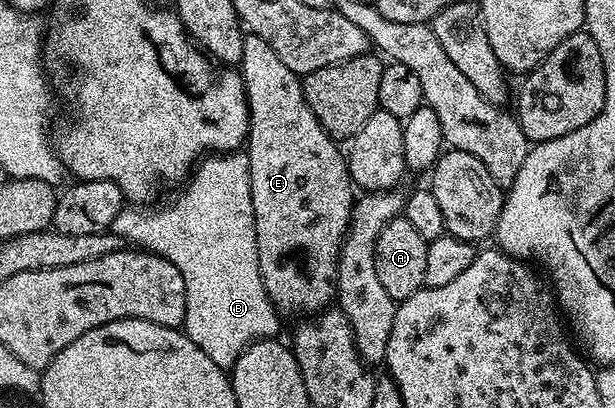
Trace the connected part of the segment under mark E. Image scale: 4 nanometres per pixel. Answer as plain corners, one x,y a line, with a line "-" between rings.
246,33
243,40
243,56
239,63
239,73
245,85
245,99
249,105
247,153
249,155
249,179
251,180
251,204
255,220
255,236
259,248
259,272
263,276
263,288
282,315
312,316
326,309
335,298
337,257
341,251
345,234
349,231
349,217
355,201
355,187
349,175
349,163
343,150
337,147
340,145
326,132
323,124
319,124
319,120
315,120
315,112
311,112
311,108
303,96
302,79
295,72
291,72
291,68
287,68
287,64
283,64
283,60
279,60
279,56
275,56
275,52
271,52
271,44
267,44
267,40

